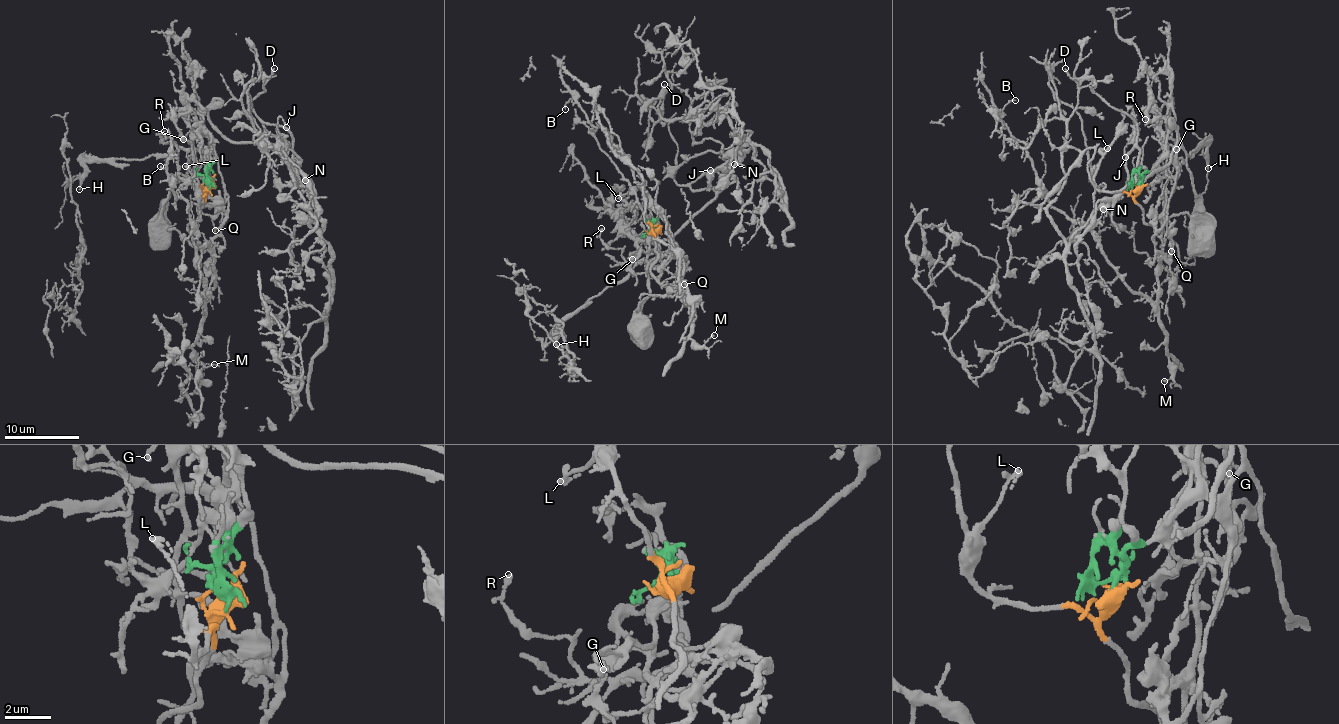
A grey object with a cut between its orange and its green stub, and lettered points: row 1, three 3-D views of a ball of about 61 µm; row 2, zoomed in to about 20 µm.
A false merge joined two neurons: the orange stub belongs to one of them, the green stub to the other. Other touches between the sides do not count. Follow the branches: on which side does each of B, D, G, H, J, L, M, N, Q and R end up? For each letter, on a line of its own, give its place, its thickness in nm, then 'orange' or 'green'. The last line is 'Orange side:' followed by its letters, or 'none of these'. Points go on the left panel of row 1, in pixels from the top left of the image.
B: place (160, 166); calibre 130 nm; orange
D: place (274, 68); calibre 160 nm; green
G: place (183, 139); calibre 110 nm; green
H: place (79, 189); calibre 170 nm; green
J: place (286, 127); calibre 240 nm; green
L: place (185, 166); calibre 240 nm; orange
M: place (214, 364); calibre 130 nm; orange
N: place (305, 180); calibre 110 nm; green
Q: place (215, 230); calibre 150 nm; green
R: place (164, 131); calibre 190 nm; green
Orange side: B, L, M

